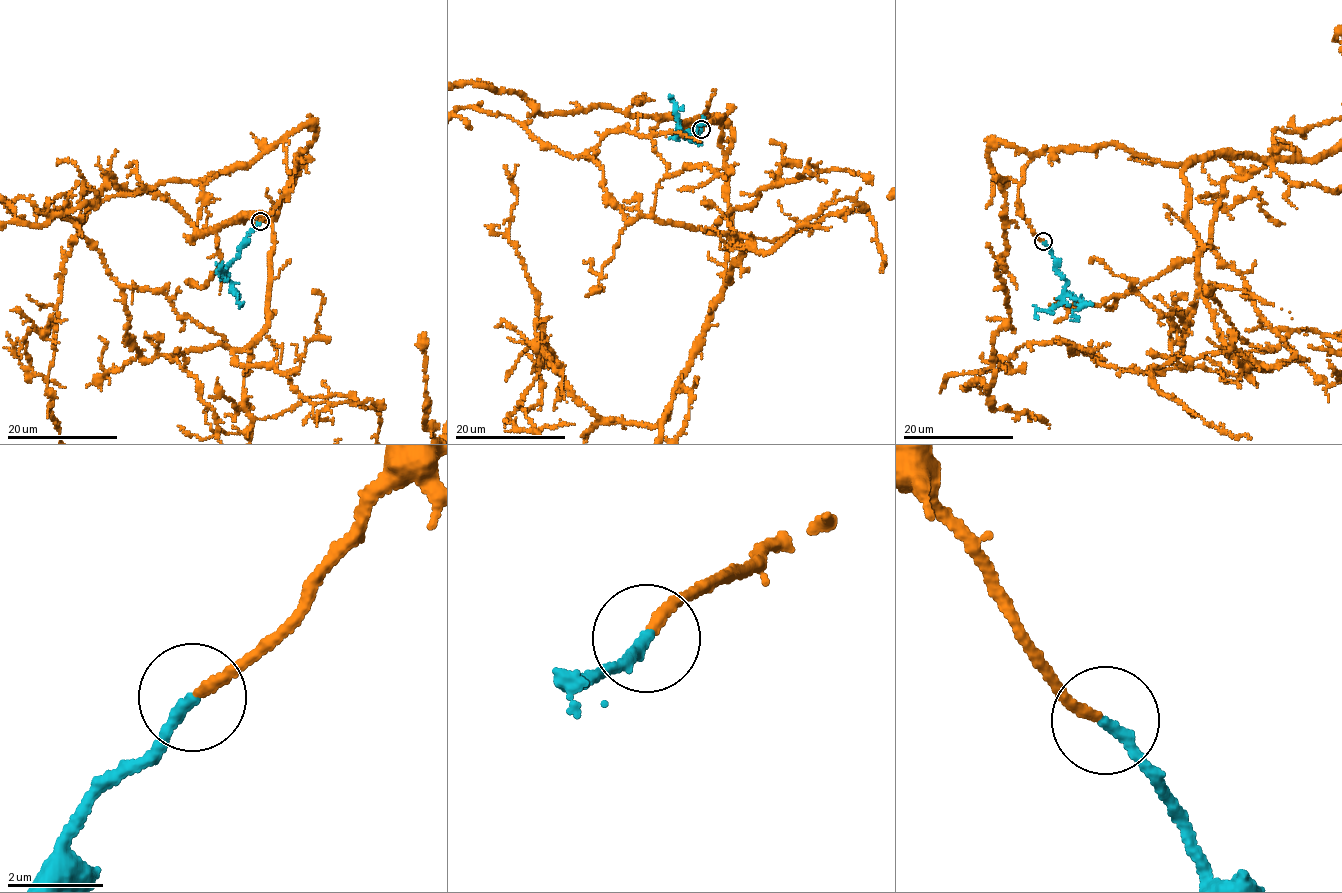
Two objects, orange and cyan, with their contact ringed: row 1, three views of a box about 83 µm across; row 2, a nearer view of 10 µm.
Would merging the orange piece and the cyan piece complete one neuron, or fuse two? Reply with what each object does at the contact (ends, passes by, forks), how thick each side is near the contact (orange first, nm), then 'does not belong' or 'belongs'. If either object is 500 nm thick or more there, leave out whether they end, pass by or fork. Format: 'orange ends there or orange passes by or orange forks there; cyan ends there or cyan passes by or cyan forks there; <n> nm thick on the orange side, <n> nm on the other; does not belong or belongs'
orange ends there; cyan ends there; 220 nm thick on the orange side, 260 nm on the other; belongs

